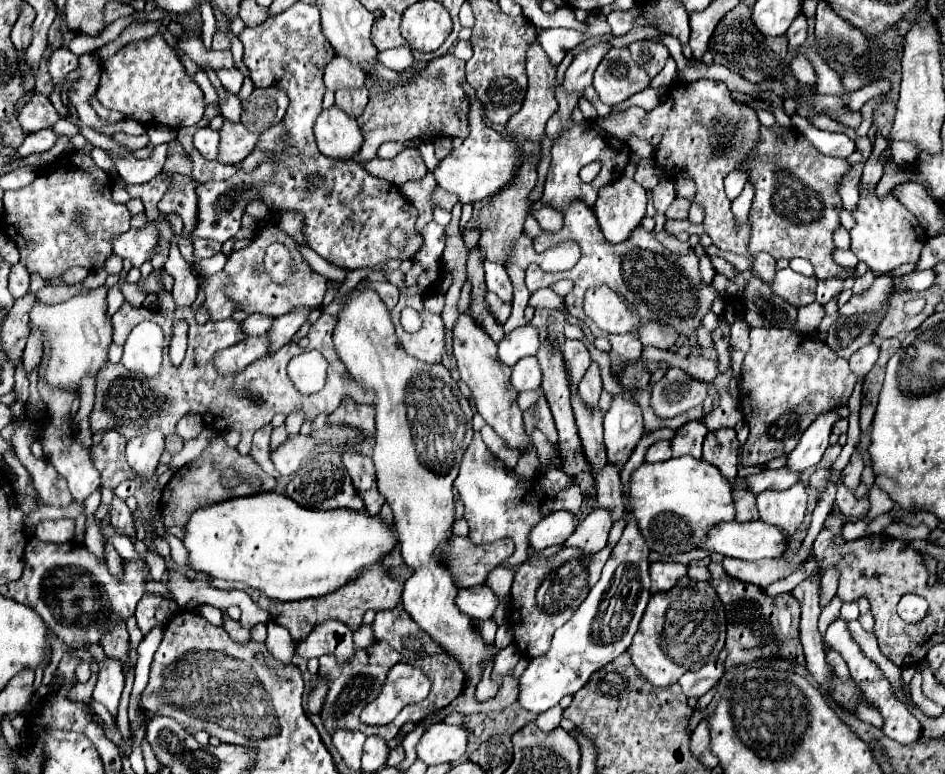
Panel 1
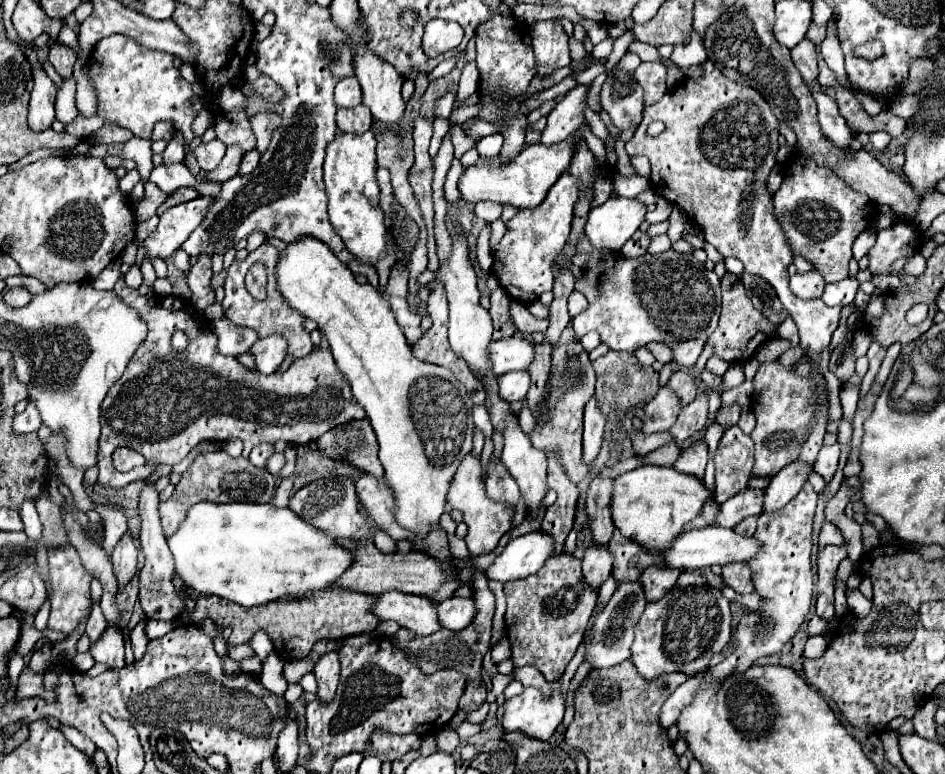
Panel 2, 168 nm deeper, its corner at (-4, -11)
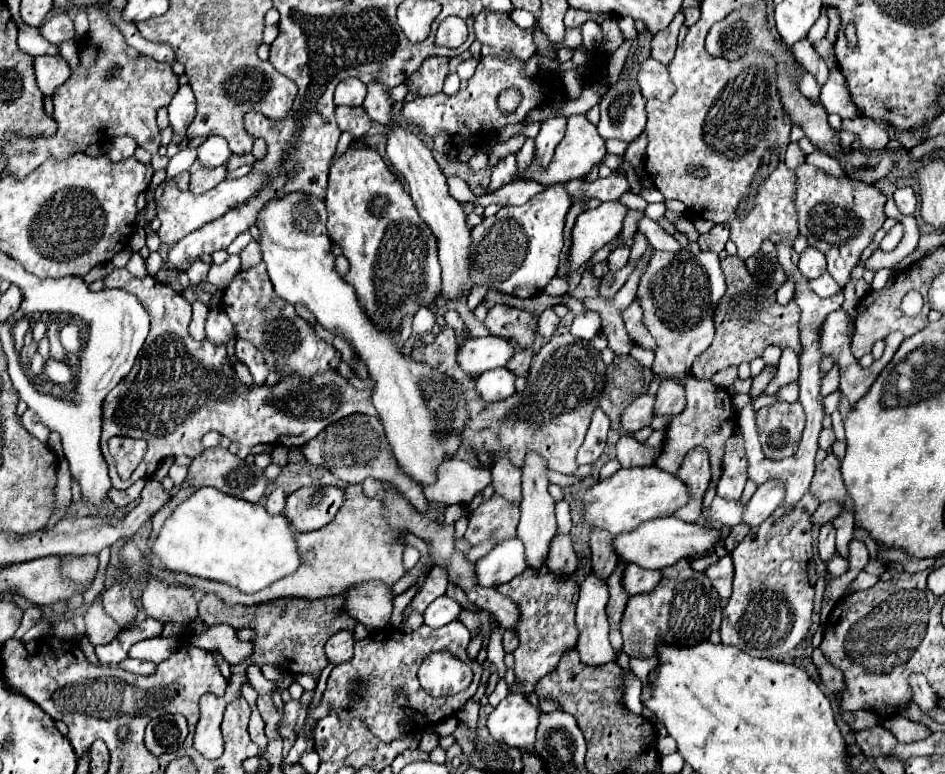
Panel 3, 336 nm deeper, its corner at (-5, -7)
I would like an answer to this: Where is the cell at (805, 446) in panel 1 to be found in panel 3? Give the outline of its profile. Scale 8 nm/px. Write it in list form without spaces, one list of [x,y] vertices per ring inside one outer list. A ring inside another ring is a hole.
[[[768,480],[768,484],[760,484],[756,494],[748,502],[744,524],[762,524],[780,506],[780,500],[784,500],[784,484],[780,484],[780,480]]]

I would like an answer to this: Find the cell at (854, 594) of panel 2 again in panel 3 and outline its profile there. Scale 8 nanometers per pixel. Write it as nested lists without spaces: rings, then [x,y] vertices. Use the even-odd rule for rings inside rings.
[[[834,554],[834,560],[828,562],[828,572],[830,572],[832,576],[836,576],[836,574],[846,574],[846,572],[848,572],[848,562],[846,562],[844,558],[840,558],[838,554]]]

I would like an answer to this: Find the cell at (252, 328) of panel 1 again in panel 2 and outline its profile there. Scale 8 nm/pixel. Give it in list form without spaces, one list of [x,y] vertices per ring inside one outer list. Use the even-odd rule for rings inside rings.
[[[227,318],[213,320],[211,330],[217,336],[217,350],[225,356],[239,356],[247,352],[247,348],[251,348],[251,344],[257,340],[255,332],[243,326],[235,326]]]

